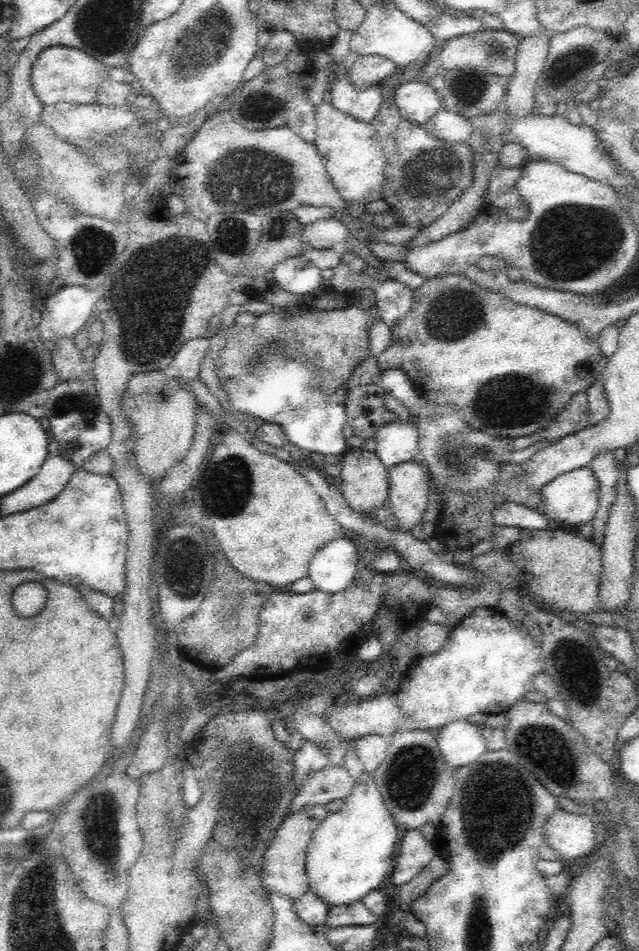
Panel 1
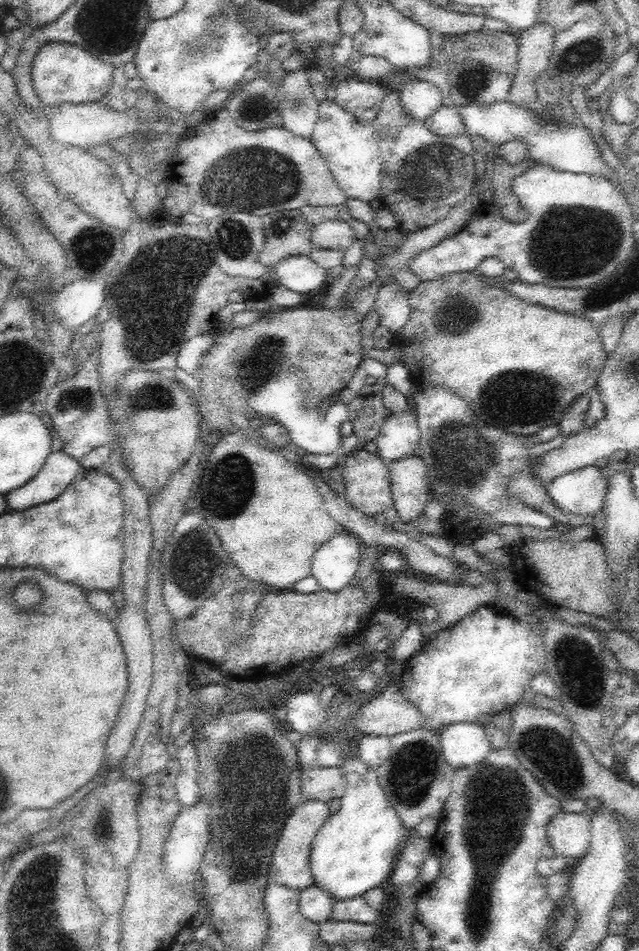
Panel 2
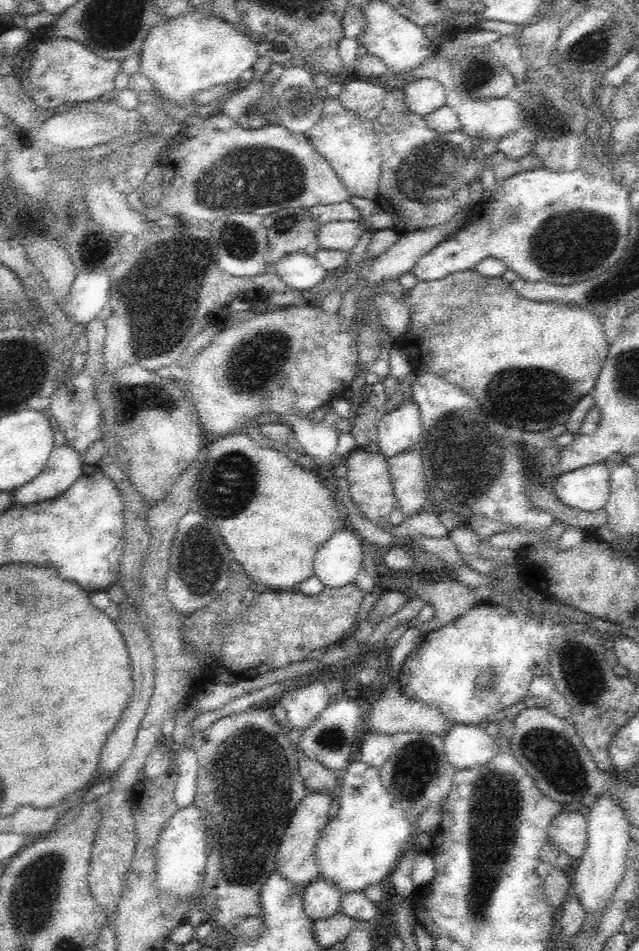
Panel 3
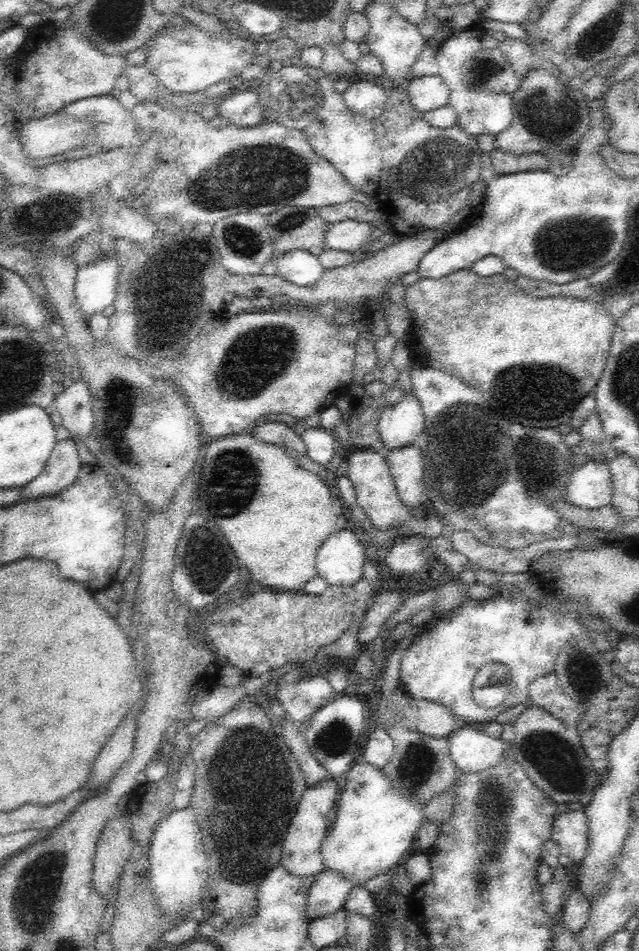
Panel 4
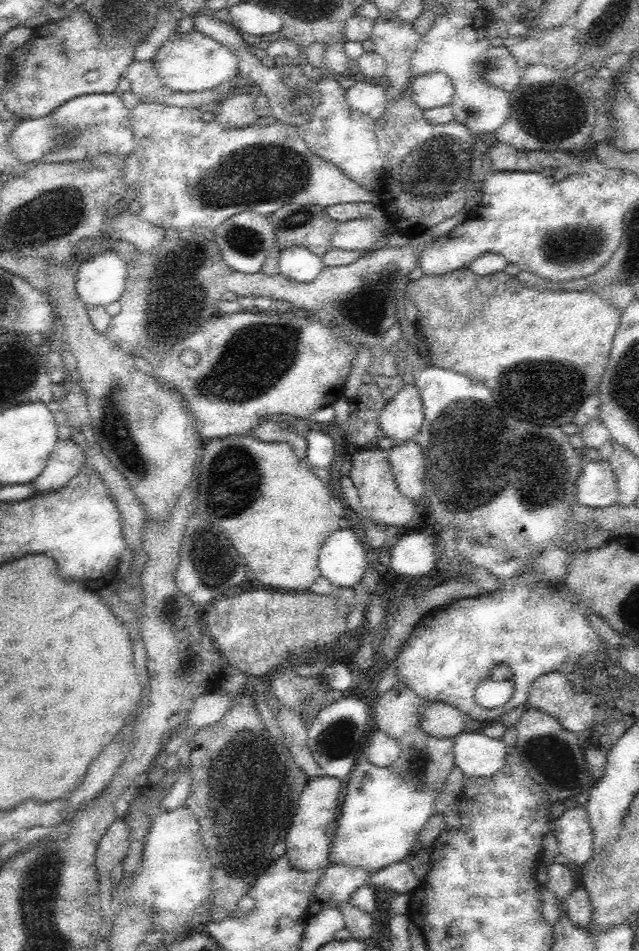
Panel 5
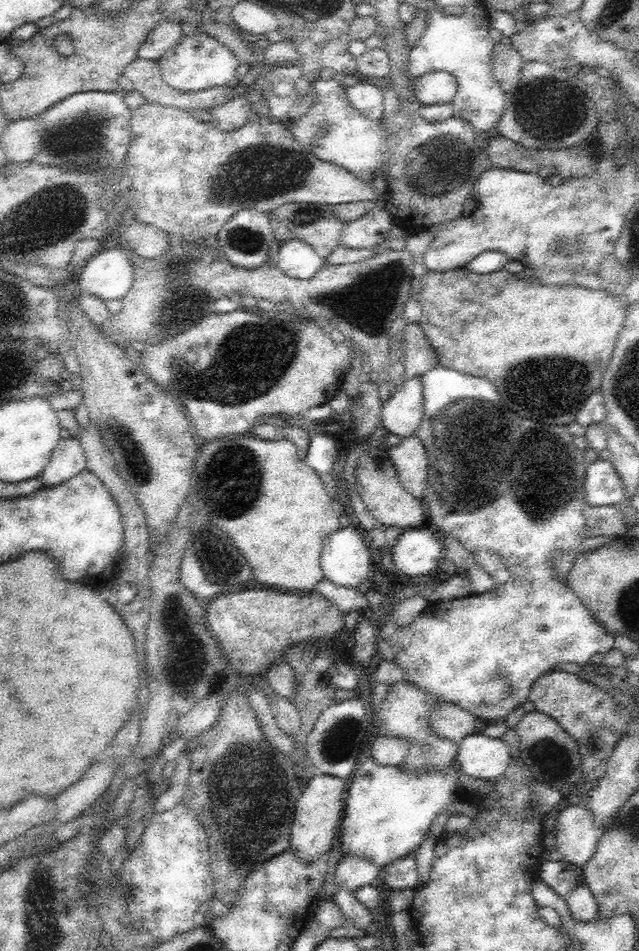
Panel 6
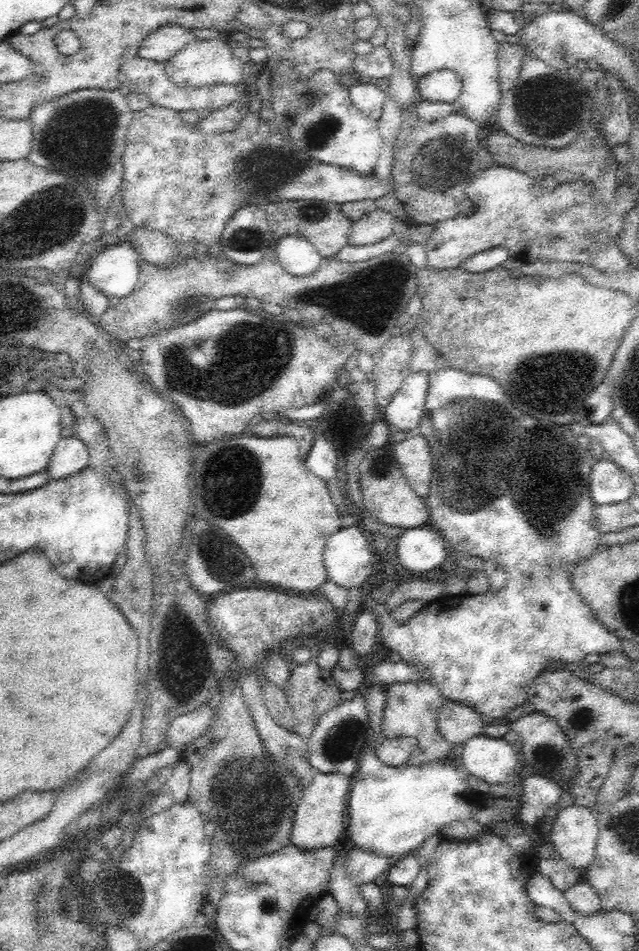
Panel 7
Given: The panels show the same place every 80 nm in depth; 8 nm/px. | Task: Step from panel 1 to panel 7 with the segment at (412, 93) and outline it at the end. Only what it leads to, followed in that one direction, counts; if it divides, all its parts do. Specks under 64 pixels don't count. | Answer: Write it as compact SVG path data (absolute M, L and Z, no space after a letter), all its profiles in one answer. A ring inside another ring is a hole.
M434 70L416 78L417 94L430 102L455 102L463 83L453 70Z

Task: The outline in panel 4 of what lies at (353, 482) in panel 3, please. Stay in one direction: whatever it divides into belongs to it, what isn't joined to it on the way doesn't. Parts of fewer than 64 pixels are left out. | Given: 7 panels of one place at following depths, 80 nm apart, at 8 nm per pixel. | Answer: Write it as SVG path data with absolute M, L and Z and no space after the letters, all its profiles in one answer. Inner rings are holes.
M355 448L354 450L356 452L352 452L350 458L346 460L348 463L346 477L354 483L357 504L365 510L375 530L388 532L392 524L397 526L404 518L408 518L409 508L398 496L385 452L374 451L373 448L368 448L368 450Z

